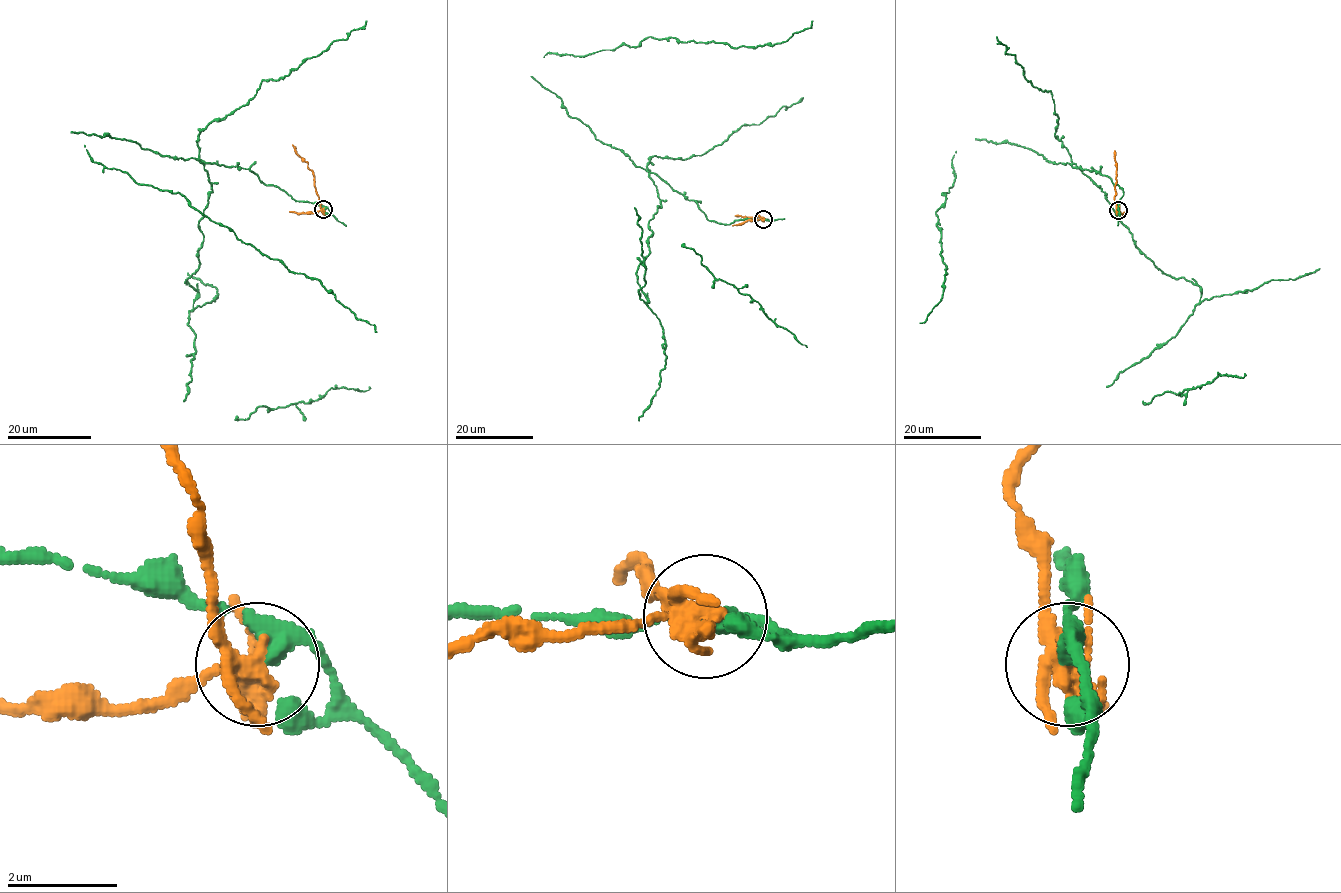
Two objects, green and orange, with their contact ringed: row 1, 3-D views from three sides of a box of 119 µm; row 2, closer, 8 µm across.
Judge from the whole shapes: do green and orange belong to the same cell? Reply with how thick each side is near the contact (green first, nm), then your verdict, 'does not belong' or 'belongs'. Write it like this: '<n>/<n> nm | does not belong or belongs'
320/320 nm | does not belong

